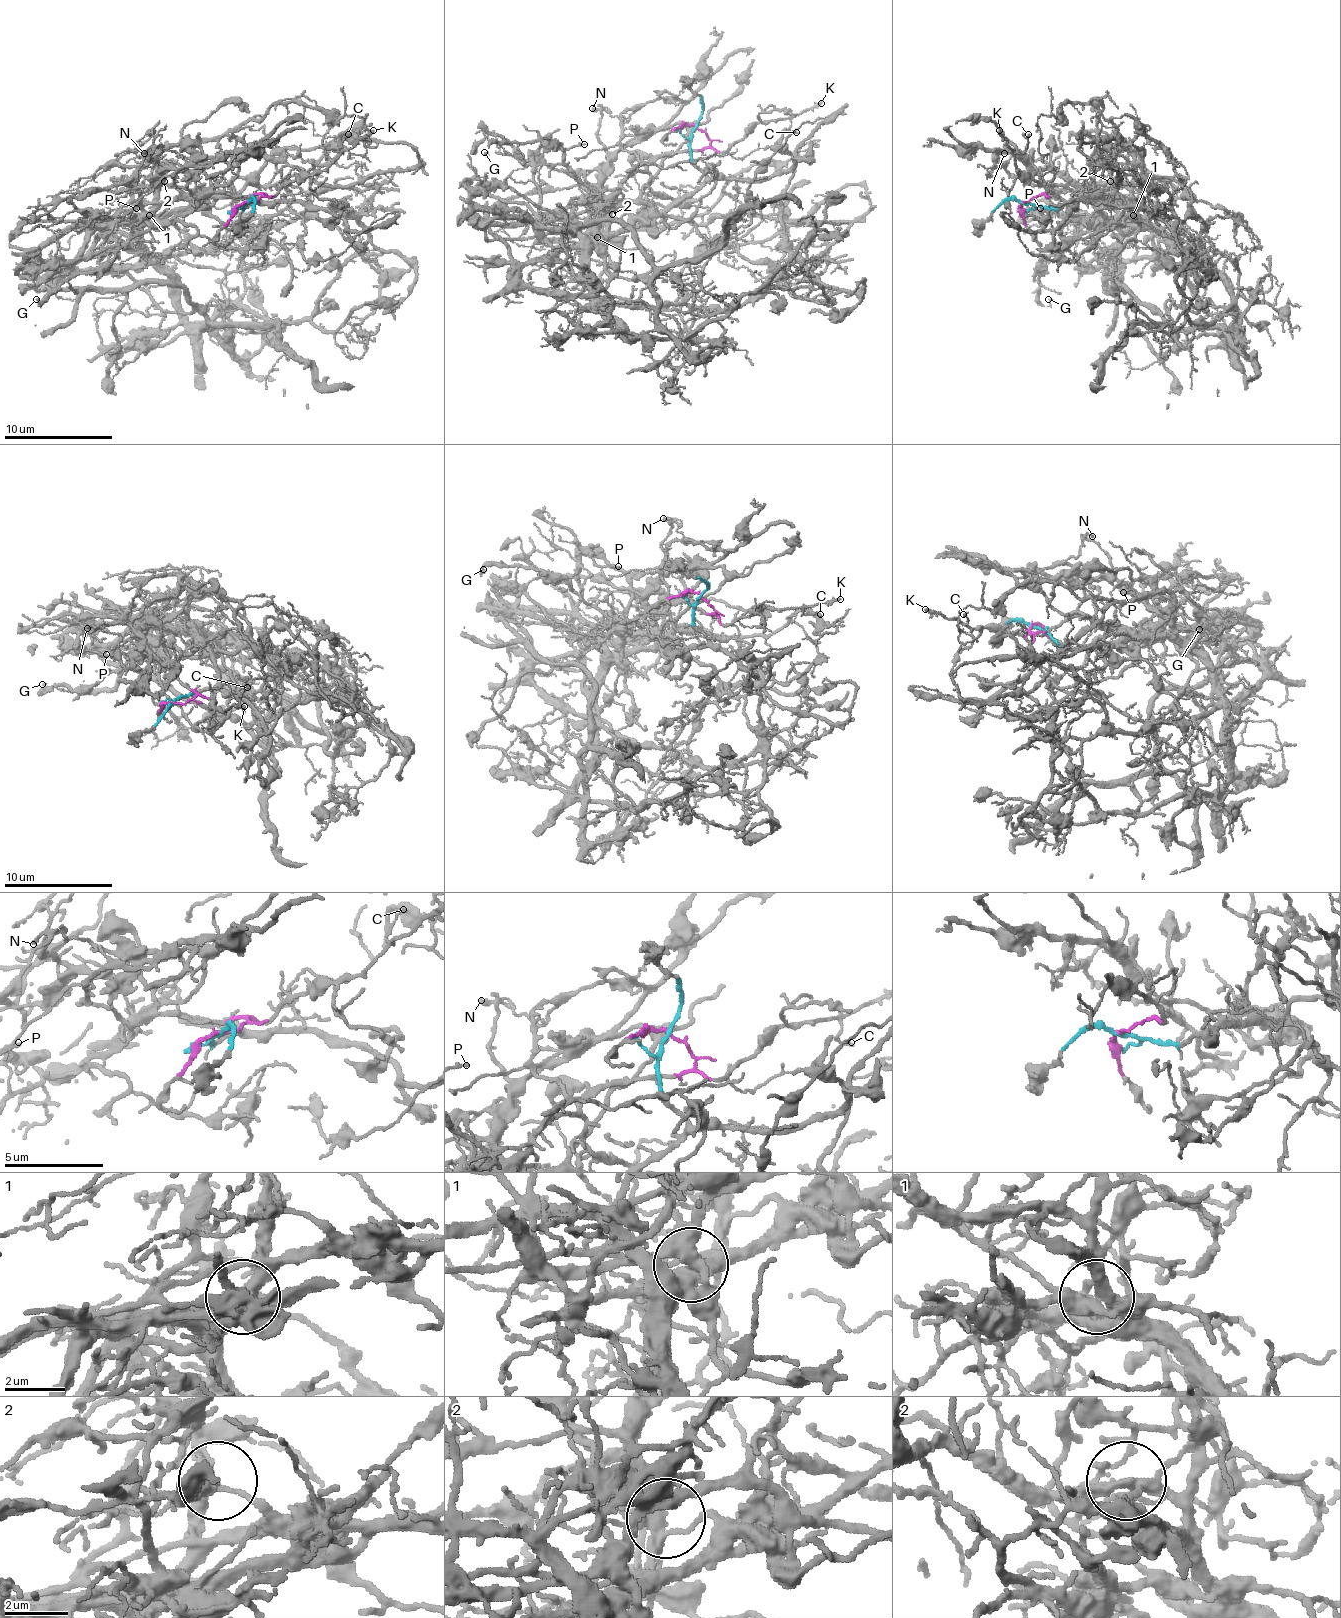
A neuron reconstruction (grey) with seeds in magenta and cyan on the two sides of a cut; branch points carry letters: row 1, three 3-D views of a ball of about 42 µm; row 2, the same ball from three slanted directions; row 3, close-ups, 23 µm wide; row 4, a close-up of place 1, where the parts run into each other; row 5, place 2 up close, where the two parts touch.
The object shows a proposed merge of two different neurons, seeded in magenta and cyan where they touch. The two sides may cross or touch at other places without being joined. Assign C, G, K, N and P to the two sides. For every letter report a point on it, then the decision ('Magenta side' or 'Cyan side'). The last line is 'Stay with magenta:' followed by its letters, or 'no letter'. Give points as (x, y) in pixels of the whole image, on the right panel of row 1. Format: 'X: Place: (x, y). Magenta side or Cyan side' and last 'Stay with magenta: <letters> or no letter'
C: Place: (1028, 134). Magenta side
G: Place: (1048, 299). Cyan side
K: Place: (999, 130). Magenta side
N: Place: (1004, 153). Cyan side
P: Place: (1040, 208). Cyan side
Stay with magenta: C, K

